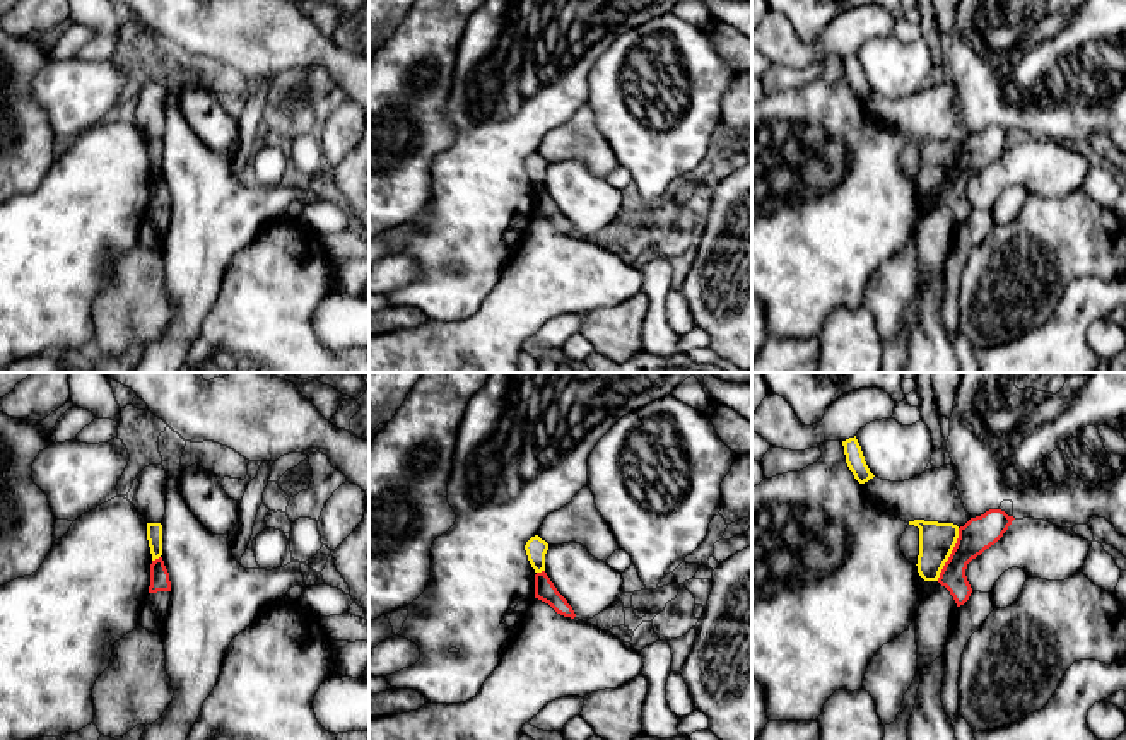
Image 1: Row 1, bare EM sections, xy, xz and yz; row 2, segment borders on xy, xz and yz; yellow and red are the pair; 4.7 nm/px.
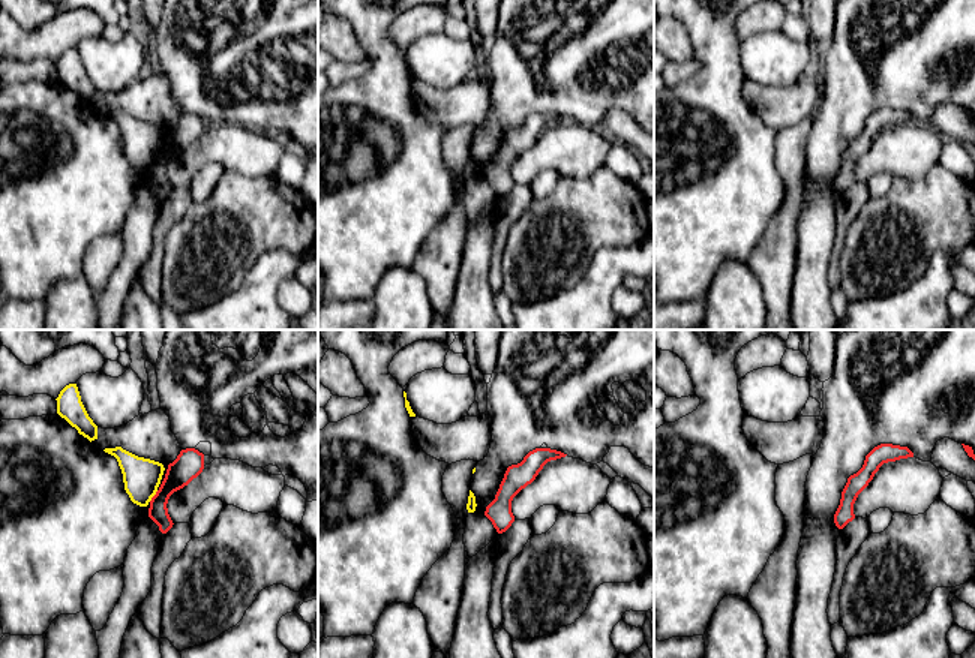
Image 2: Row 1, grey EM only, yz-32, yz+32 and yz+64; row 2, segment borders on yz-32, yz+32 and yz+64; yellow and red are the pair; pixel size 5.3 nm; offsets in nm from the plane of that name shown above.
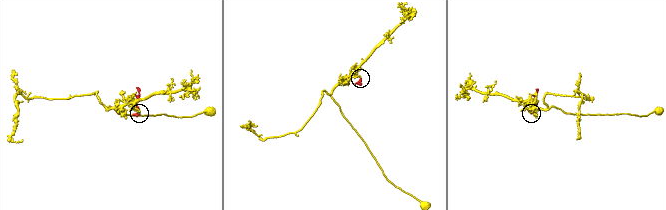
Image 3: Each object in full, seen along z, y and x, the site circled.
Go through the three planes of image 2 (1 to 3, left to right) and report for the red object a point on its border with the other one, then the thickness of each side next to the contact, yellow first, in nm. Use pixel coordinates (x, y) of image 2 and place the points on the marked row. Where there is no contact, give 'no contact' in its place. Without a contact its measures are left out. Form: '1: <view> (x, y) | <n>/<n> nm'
1: yz-32 (153, 495) | 200/150 nm
2: no contact
3: no contact

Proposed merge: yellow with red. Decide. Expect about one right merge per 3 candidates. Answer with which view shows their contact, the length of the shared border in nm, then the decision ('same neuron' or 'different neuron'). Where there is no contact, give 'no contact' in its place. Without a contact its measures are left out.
yz | 260 nm | different neuron

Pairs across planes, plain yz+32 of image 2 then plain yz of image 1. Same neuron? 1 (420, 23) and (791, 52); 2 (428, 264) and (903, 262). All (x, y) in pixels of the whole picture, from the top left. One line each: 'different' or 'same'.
1: same
2: same

